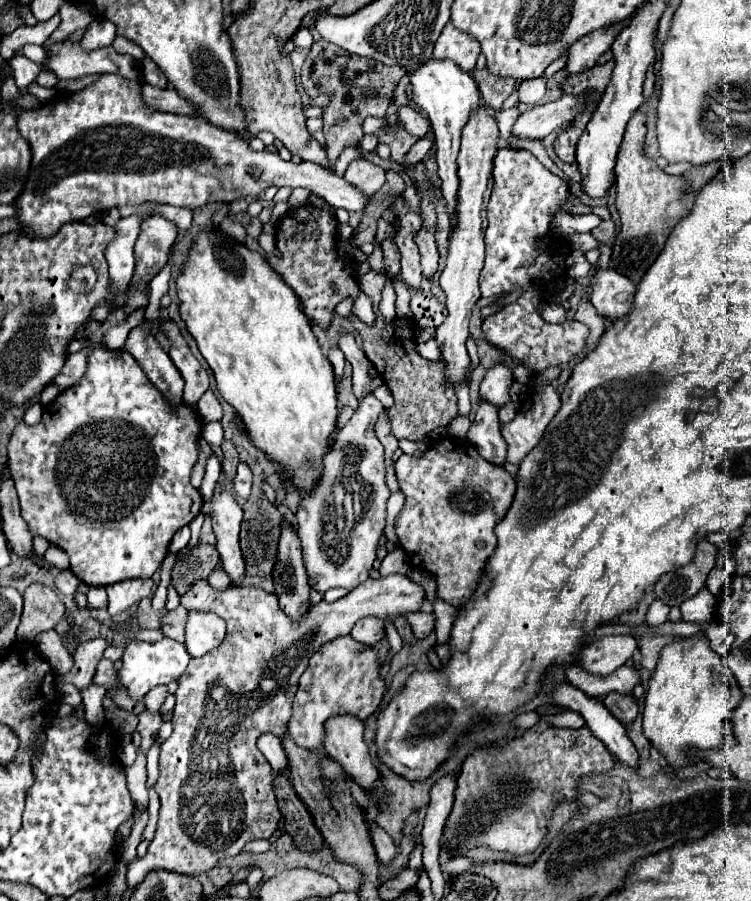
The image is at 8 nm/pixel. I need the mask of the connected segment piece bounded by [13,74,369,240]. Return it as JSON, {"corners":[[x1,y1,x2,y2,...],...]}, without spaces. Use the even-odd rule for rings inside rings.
{"corners":[[101,74,93,84,75,94,59,94,39,110,23,110,17,118,21,136,31,146,31,168,23,186,23,194,15,198,15,218,19,230,33,238,51,238,61,224,85,220,91,214,143,202,163,202,179,208,195,210,211,202,235,202,245,196,259,196,265,188,307,188,325,198,335,208,363,210,369,200,333,170,311,162,287,162,277,152,253,152,247,140,197,116,175,116,167,112,147,110,141,102,139,82,125,80,117,74]]}

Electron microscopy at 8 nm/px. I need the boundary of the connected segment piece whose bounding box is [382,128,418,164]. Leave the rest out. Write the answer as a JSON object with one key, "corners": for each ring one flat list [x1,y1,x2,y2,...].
{"corners":[[401,128,400,131,395,129,392,134,386,133,385,131,382,132,382,139,383,138,384,141,382,141,382,143,391,148,390,160,400,164,403,163,404,156,418,140,417,137]]}

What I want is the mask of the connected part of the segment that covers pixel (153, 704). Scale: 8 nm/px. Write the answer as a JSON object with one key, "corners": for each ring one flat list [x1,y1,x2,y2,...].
{"corners":[[155,686,155,688,151,688,151,690,147,692,147,696,143,698,147,712,149,712,149,714,159,714,159,710,161,710,167,694,169,694,167,686]]}

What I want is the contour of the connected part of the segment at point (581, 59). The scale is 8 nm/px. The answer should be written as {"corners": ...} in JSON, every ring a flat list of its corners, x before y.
{"corners":[[625,22,599,30,599,32,593,32,591,36,585,36,579,42,575,42,567,50,567,64,565,64,563,72,567,76,573,76,573,72,583,72,583,70,593,68,597,58,611,48,615,36,621,32,623,26,625,26]]}

